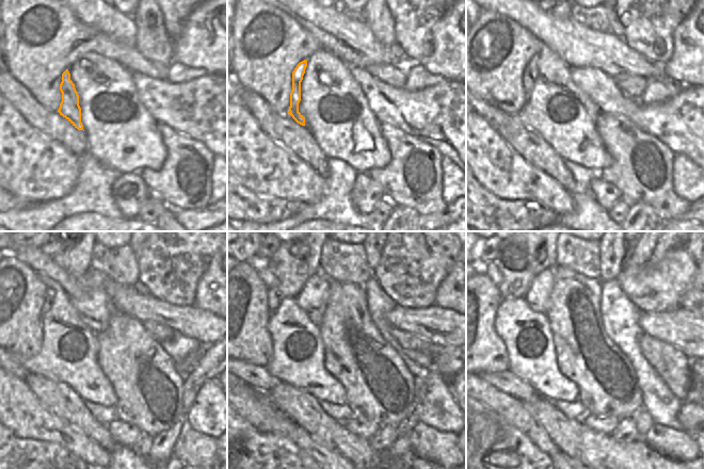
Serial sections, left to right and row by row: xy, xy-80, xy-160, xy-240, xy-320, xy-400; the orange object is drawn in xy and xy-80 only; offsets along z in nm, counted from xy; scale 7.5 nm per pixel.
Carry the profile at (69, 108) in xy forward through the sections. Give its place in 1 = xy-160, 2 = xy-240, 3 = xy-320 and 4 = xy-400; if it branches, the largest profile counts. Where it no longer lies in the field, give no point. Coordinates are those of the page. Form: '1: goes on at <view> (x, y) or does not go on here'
1: goes on at xy-160 (530, 74)
2: goes on at xy-240 (50, 294)
3: goes on at xy-320 (295, 261)
4: goes on at xy-400 (519, 258)

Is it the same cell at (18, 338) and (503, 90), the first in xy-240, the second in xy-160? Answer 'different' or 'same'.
same

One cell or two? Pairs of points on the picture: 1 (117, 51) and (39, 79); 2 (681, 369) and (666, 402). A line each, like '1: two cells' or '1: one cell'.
1: one cell
2: two cells

